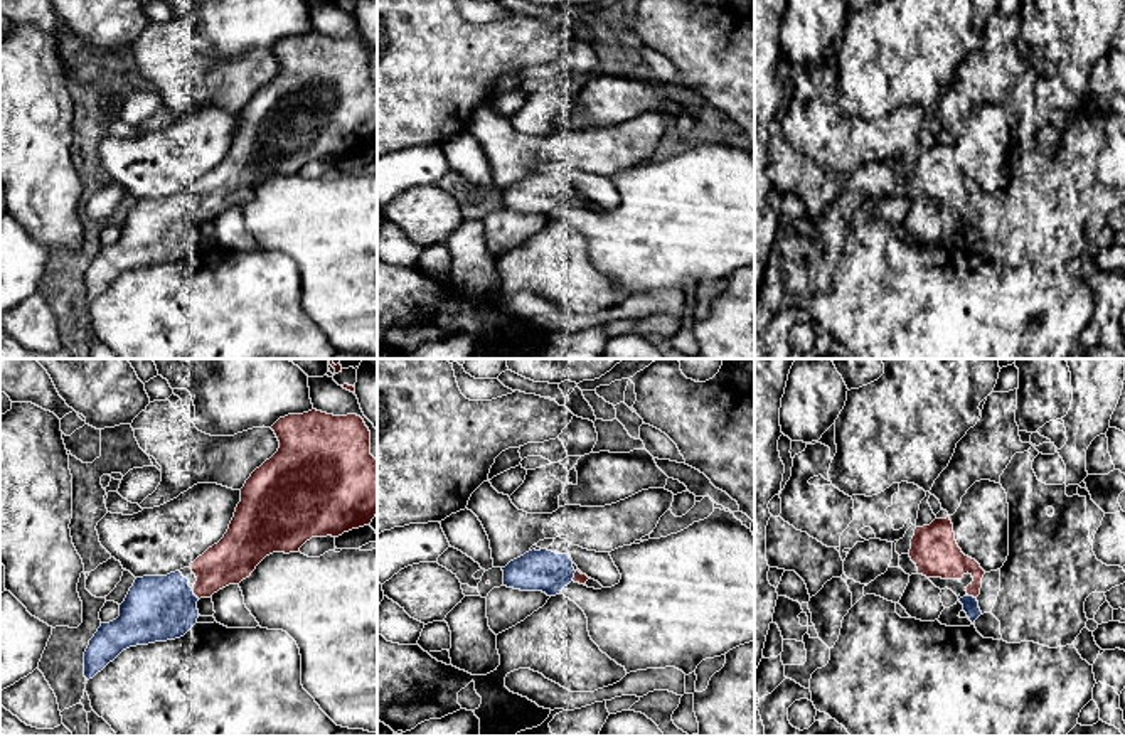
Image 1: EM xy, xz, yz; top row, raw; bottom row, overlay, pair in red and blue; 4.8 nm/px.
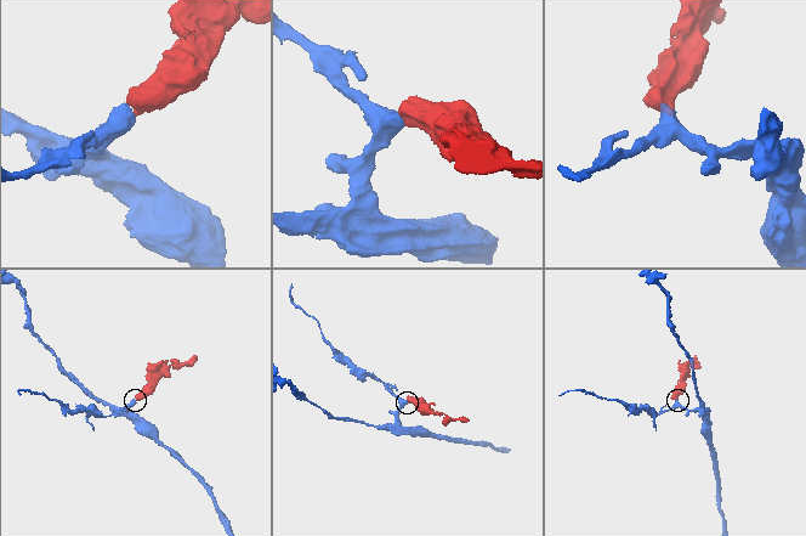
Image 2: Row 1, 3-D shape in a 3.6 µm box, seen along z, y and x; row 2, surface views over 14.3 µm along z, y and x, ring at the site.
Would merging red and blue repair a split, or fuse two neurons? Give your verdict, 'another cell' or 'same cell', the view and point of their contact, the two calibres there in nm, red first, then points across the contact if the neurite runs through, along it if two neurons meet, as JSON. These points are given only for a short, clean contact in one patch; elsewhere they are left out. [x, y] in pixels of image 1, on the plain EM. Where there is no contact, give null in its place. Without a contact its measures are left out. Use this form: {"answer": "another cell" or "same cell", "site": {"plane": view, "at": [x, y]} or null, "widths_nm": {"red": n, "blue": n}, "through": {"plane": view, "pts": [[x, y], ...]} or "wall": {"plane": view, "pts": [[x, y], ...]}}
{"answer": "same cell", "site": {"plane": "xy", "at": [196, 218]}, "widths_nm": {"red": 220, "blue": 320}}

